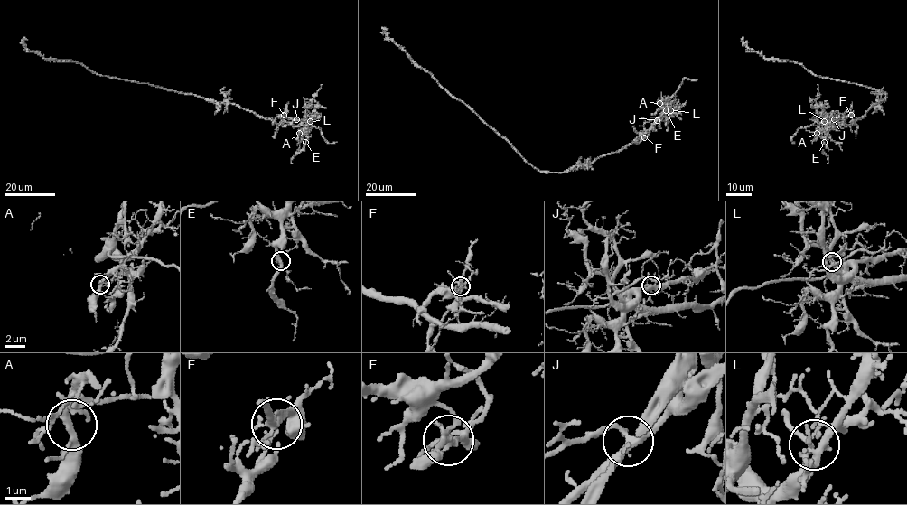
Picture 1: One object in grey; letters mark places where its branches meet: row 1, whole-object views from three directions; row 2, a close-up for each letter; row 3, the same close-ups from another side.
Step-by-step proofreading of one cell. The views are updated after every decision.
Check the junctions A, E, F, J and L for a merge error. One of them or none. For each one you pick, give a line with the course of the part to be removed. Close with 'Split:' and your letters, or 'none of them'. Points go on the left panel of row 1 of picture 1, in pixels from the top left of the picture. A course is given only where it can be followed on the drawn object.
F: course (285, 115), (273, 137)
Split: F

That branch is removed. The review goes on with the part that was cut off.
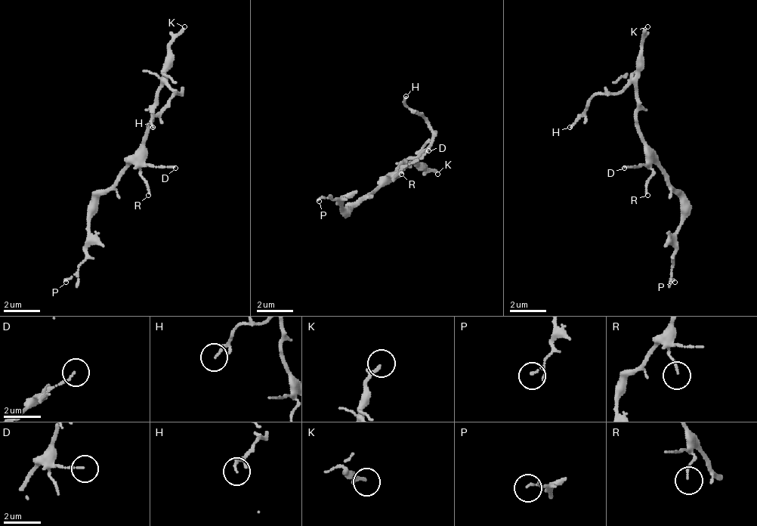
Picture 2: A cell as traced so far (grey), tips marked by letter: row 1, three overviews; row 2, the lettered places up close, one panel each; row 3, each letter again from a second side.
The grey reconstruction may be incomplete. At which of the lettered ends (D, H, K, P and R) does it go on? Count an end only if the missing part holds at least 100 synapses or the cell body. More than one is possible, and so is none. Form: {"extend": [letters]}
{"extend": ["K"]}

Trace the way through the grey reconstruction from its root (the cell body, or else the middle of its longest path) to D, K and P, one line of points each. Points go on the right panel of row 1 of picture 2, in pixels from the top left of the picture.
D: (643, 154), (647, 159), (638, 168), (624, 168)
K: (643, 154), (643, 136), (638, 131), (638, 63), (643, 58), (643, 31), (647, 26)
P: (643, 154), (665, 177), (670, 190), (679, 199), (679, 232), (675, 236), (675, 268), (670, 273), (675, 282)

